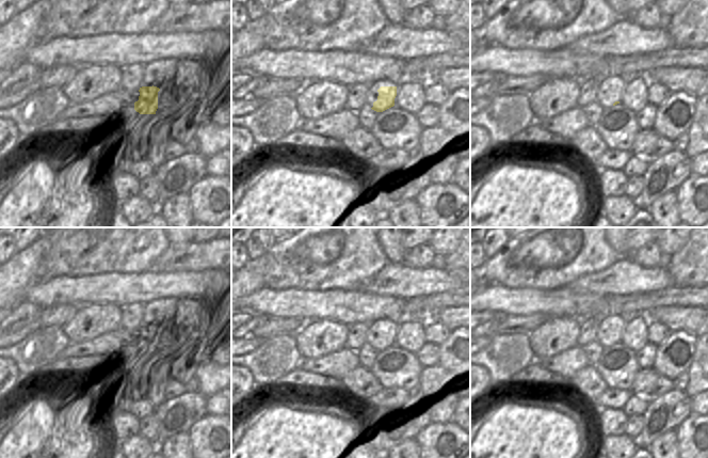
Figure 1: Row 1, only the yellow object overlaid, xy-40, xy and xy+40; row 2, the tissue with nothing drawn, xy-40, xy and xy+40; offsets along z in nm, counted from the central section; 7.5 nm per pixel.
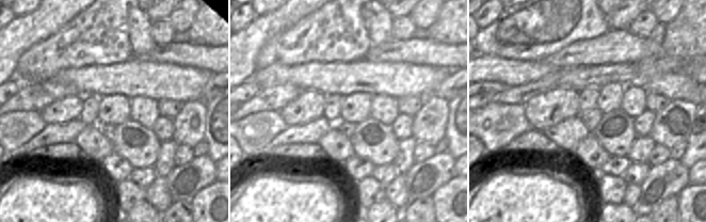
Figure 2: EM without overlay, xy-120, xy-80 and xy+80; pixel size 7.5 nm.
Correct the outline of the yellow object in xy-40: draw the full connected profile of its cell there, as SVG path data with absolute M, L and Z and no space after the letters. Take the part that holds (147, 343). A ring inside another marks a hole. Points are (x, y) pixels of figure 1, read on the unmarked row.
M142 326L134 349L140 353L156 353L158 347L164 347L164 333L157 326Z

